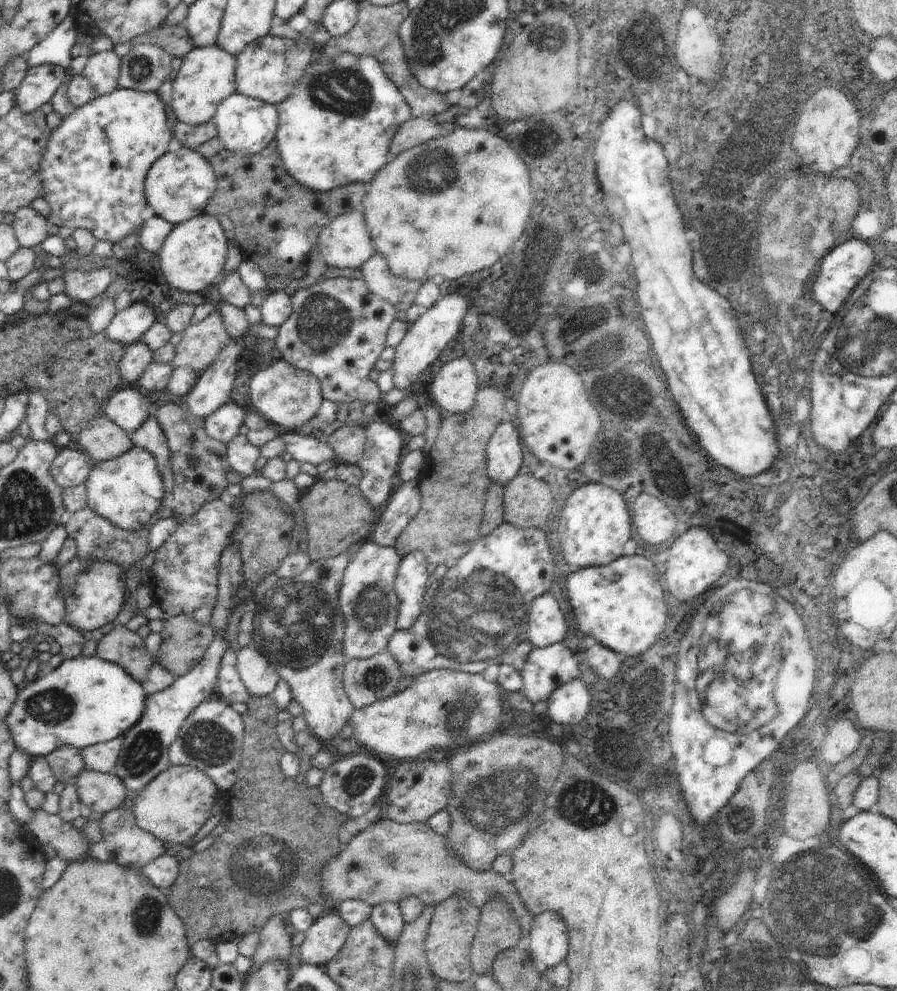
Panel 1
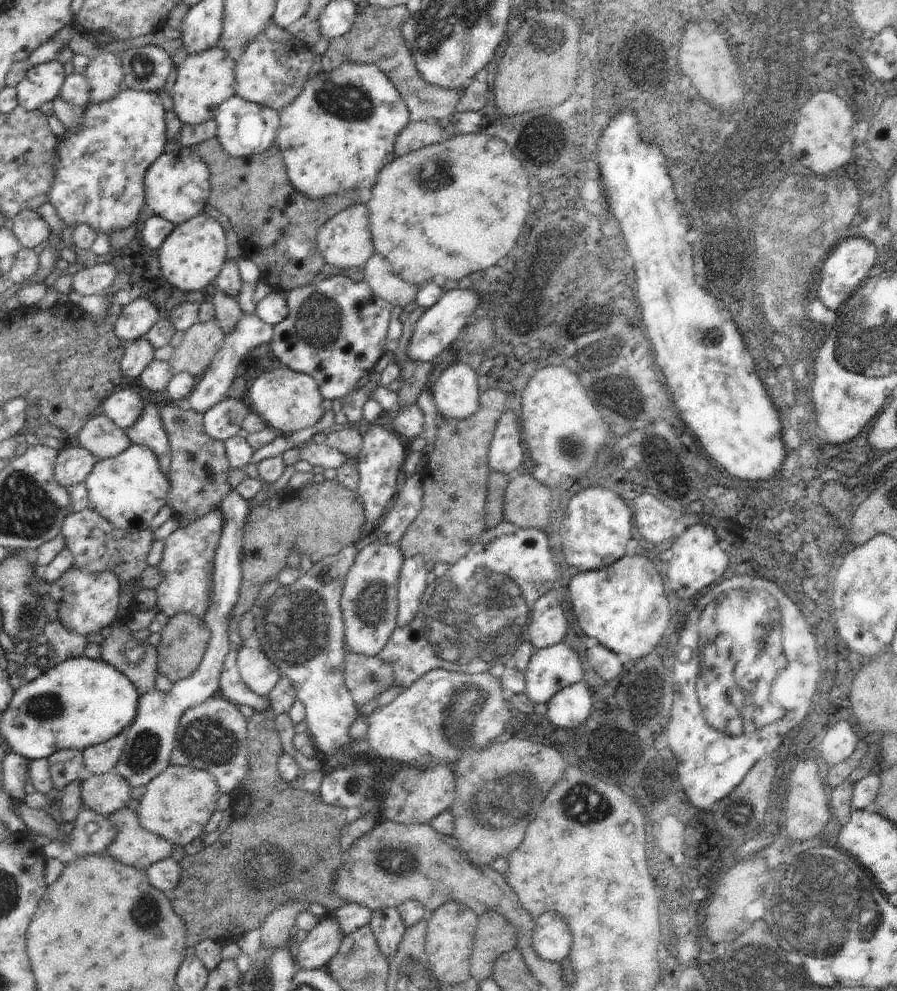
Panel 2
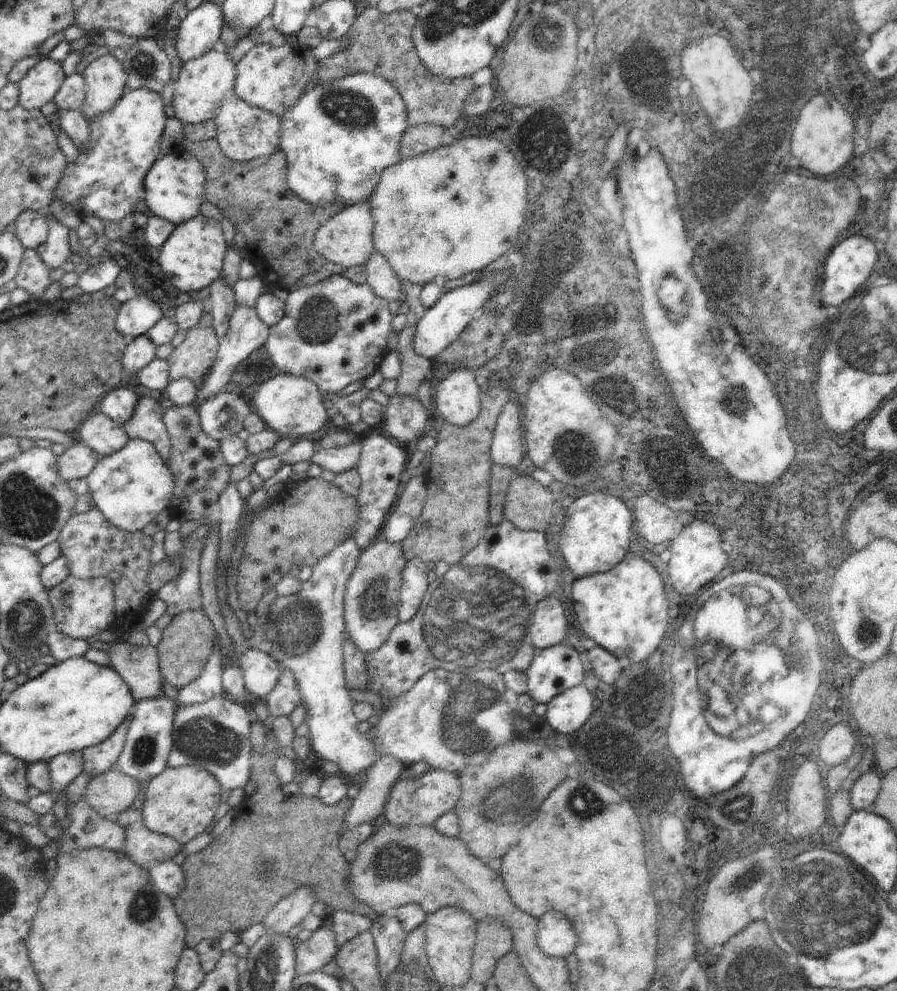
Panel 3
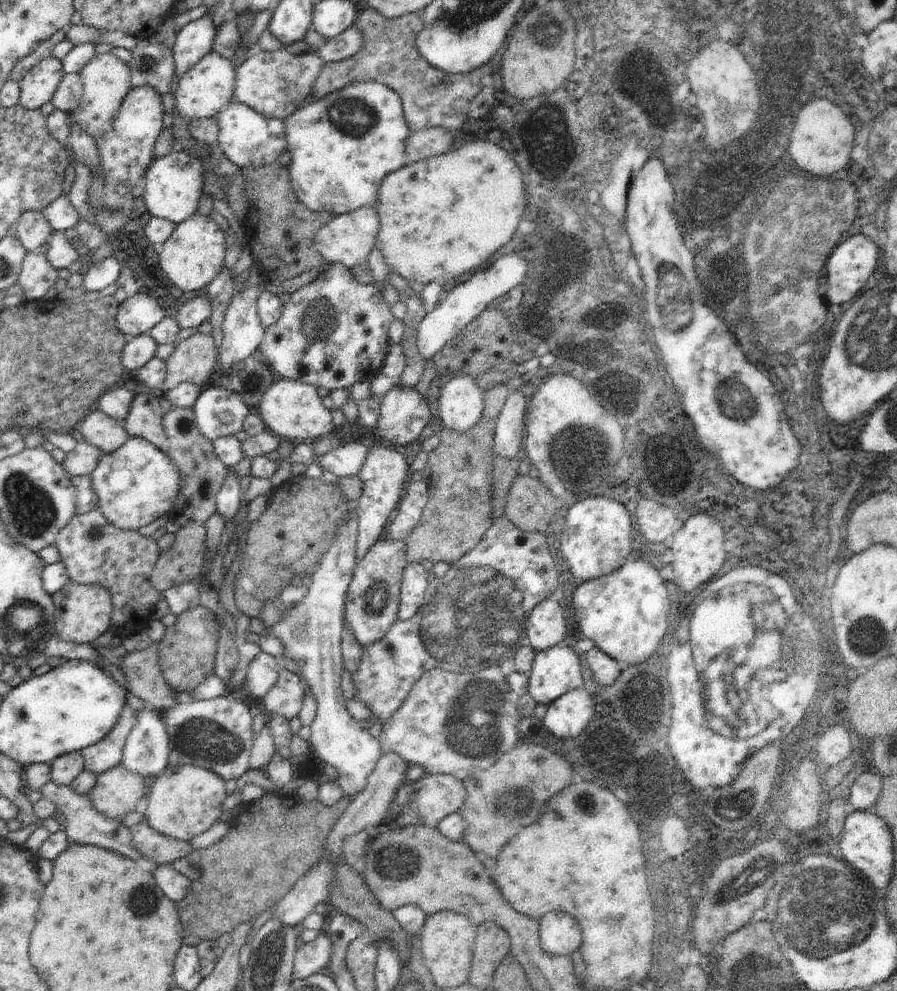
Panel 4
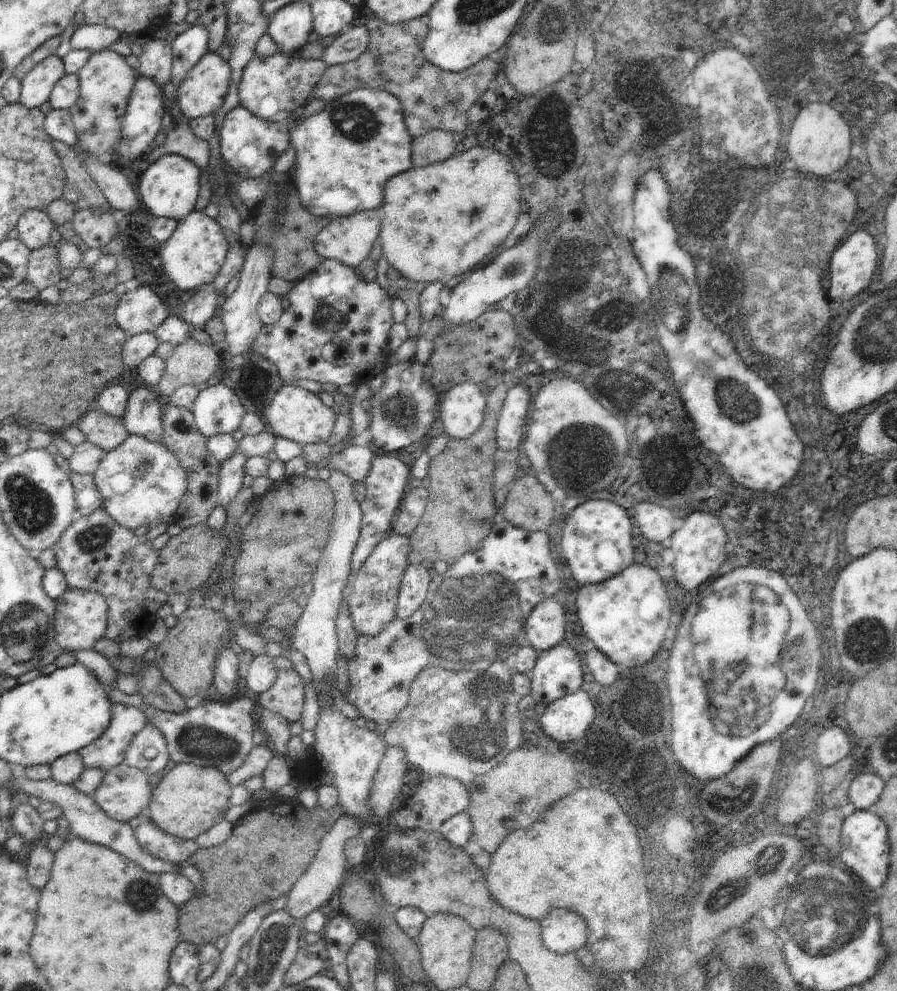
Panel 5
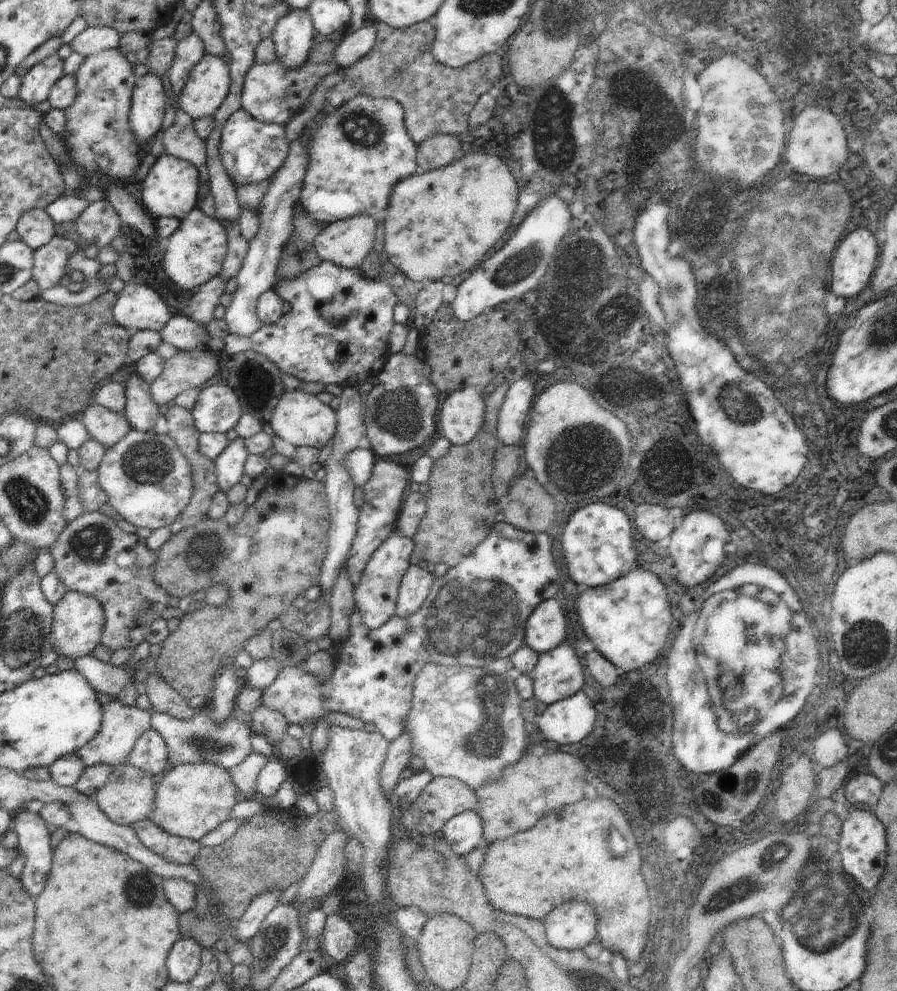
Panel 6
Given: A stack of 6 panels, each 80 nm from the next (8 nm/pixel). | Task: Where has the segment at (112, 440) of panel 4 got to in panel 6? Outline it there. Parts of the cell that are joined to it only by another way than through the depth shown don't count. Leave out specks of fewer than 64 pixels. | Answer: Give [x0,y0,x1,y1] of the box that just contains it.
[80,403,132,449]

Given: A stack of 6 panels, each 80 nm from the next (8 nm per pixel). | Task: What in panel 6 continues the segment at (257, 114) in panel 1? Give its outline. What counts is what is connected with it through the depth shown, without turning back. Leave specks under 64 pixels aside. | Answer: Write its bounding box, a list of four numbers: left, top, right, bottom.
[219,109,289,187]

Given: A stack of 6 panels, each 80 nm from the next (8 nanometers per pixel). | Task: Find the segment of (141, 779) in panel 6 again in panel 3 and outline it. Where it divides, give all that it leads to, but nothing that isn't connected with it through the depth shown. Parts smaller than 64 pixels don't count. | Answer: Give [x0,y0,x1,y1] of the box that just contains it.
[83,768,141,818]

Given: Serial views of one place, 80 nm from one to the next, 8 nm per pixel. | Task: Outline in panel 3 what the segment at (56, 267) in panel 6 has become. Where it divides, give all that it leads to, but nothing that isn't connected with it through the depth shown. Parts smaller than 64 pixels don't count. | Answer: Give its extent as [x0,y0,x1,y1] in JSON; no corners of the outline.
[13,249,54,301]

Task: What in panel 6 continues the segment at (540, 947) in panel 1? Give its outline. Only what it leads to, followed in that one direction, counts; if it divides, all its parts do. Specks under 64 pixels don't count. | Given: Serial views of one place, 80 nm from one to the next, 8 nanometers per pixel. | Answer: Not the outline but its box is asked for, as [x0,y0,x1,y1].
[543,902,596,950]

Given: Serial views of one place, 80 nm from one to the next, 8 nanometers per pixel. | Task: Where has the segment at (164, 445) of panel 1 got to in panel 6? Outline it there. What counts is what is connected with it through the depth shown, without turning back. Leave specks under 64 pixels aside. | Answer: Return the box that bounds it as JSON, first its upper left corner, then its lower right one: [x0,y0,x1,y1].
[123,372,164,431]

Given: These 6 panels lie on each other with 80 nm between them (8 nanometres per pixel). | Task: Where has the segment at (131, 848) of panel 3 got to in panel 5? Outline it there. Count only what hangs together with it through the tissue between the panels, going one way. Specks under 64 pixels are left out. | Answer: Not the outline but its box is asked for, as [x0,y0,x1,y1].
[129,815,201,865]

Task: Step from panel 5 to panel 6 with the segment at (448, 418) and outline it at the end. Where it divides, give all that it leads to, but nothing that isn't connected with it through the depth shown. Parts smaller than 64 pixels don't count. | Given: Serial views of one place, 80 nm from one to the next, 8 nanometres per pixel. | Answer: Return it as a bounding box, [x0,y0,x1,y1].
[439,386,485,445]

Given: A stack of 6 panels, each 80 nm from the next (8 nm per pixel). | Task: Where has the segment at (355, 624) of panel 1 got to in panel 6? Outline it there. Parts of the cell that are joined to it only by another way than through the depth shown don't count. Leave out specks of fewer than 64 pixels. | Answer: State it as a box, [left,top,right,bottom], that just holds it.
[353,532,414,630]

